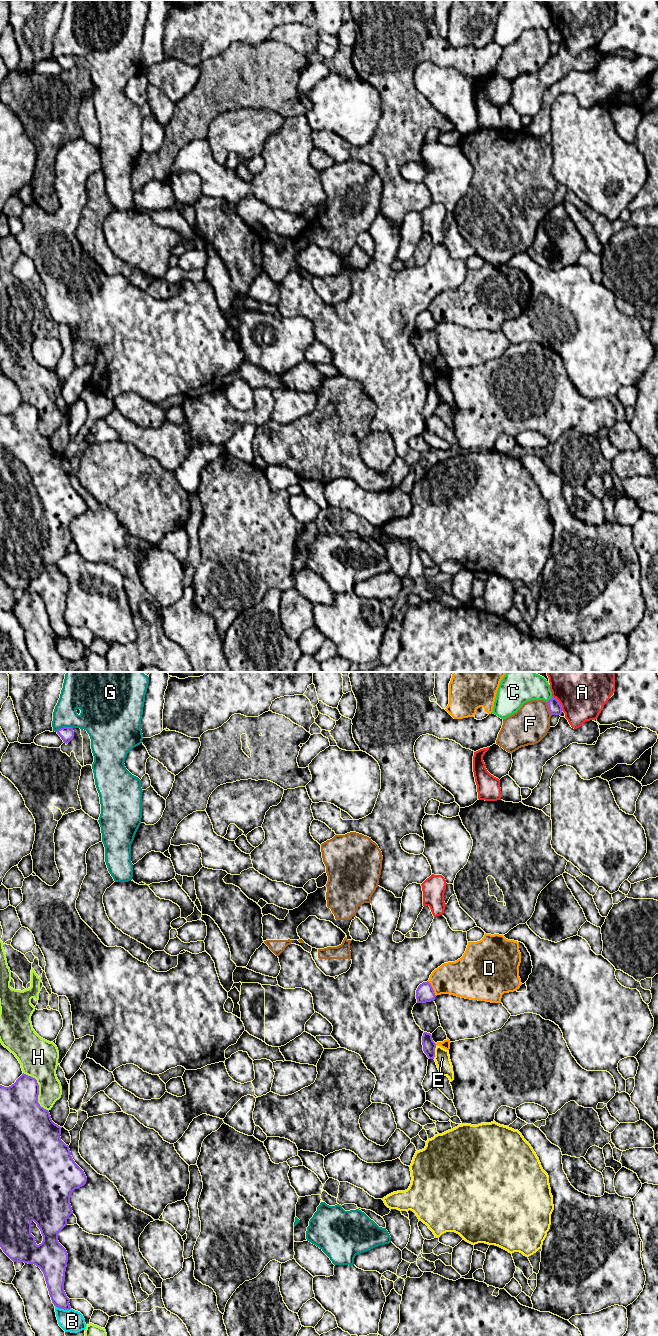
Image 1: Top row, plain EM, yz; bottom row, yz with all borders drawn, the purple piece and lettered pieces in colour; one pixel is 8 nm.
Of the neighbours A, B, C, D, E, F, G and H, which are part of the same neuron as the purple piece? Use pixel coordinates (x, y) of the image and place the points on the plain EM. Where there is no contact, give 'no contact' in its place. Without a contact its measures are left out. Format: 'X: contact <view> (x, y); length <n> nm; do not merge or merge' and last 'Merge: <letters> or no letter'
A: contact yz (559, 31); length 160 nm; do not merge
B: contact yz (63, 636); length 130 nm; do not merge
C: contact yz (550, 27); length 70 nm; do not merge
D: contact yz (432, 316); length 140 nm; do not merge
E: contact yz (434, 380); length 110 nm; do not merge
F: contact yz (549, 36); length 120 nm; do not merge
G: contact yz (63, 55); length 150 nm; do not merge
H: contact yz (38, 418); length 380 nm; do not merge
Merge: no letter

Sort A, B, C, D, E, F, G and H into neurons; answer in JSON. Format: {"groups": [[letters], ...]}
{"groups": [["A"], ["B"], ["C"], ["D"], ["E"], ["F"], ["G"], ["H"]]}

